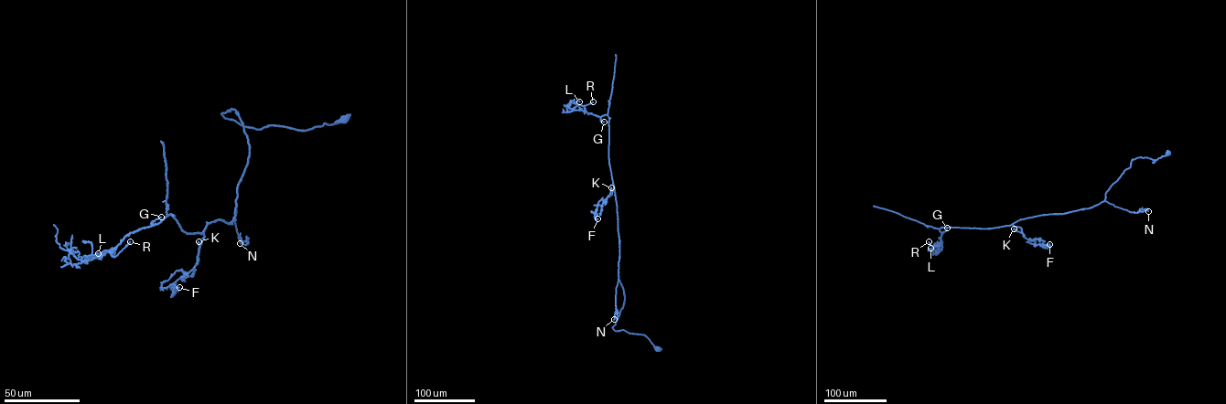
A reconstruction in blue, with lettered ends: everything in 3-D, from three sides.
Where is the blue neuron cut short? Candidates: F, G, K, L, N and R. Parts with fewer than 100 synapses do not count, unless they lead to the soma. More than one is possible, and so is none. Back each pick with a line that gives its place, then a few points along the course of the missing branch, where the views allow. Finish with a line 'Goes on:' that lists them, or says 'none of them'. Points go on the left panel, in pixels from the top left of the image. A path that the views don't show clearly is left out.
Goes on: none of them

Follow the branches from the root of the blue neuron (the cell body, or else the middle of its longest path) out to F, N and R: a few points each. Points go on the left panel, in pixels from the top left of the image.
F: (344, 120), (258, 129), (221, 113), (238, 112), (249, 148), (234, 218), (207, 224), (179, 287)
N: (344, 120), (306, 130), (258, 129), (221, 113), (238, 112), (249, 148), (235, 200), (240, 243)
R: (344, 120), (258, 129), (222, 112), (249, 148), (234, 218), (189, 233), (171, 214), (130, 241)

